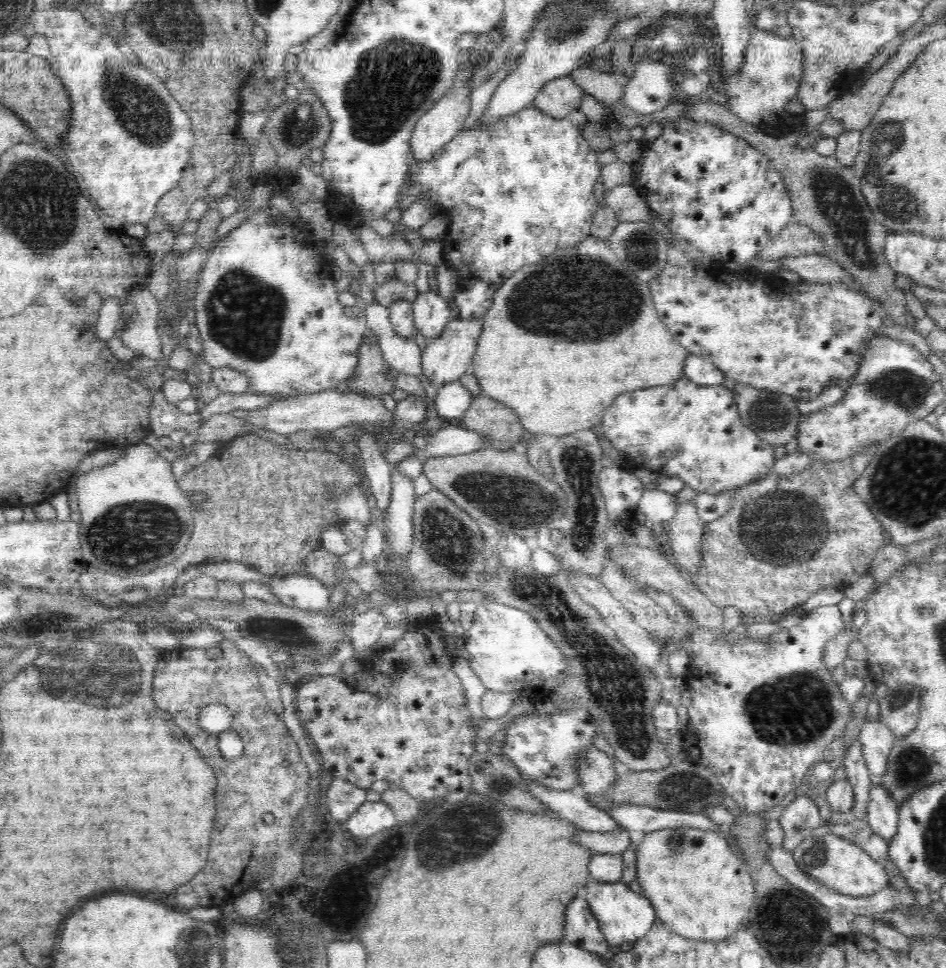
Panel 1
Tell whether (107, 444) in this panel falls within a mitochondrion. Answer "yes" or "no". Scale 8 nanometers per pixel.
no

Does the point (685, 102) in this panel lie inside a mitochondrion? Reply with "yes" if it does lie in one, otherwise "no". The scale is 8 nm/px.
no

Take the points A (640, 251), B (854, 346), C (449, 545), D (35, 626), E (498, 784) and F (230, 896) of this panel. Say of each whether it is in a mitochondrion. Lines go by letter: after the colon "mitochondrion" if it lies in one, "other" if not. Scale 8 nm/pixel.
A: mitochondrion
B: other
C: mitochondrion
D: mitochondrion
E: mitochondrion
F: other

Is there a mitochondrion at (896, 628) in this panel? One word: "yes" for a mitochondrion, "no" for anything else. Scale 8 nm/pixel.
no

